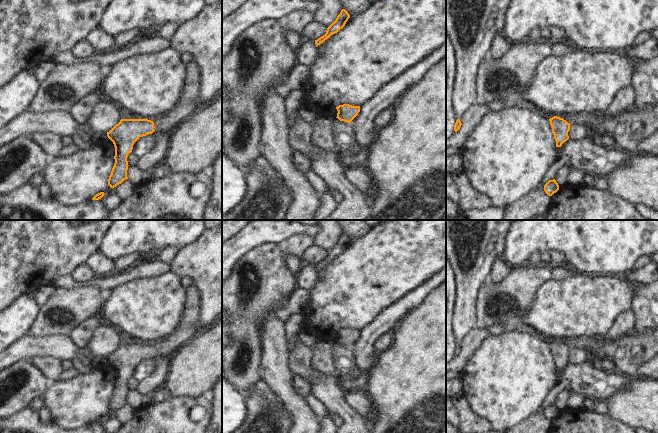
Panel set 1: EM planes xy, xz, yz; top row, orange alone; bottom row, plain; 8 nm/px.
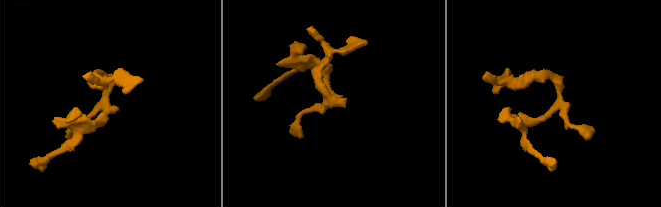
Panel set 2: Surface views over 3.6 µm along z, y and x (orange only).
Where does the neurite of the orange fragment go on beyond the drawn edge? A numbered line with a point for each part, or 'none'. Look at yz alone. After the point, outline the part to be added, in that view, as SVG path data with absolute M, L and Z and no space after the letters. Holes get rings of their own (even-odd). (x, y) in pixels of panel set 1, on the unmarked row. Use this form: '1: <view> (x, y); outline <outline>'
none

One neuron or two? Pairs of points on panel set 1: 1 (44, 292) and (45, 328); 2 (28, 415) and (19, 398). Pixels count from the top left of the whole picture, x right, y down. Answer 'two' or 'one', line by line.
1: two
2: two

